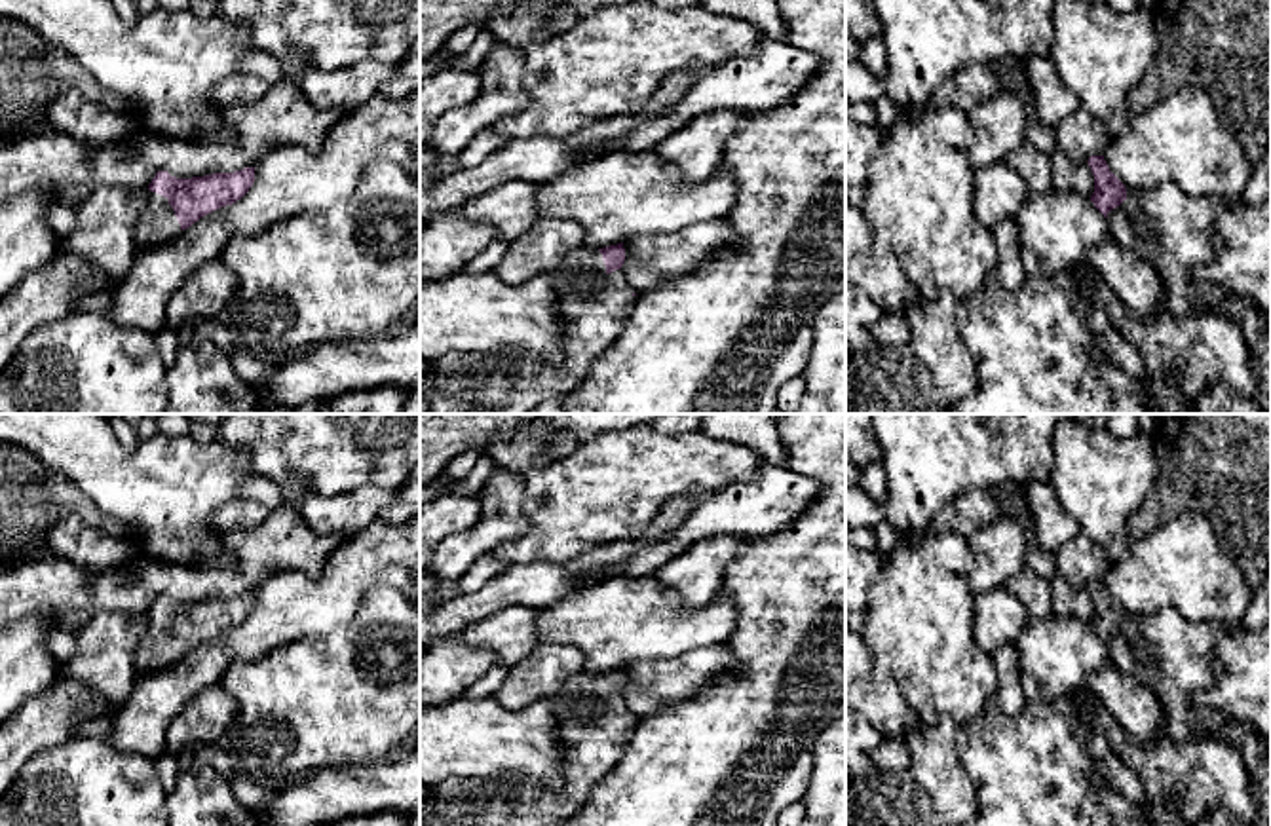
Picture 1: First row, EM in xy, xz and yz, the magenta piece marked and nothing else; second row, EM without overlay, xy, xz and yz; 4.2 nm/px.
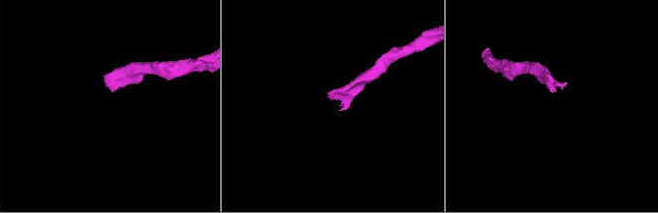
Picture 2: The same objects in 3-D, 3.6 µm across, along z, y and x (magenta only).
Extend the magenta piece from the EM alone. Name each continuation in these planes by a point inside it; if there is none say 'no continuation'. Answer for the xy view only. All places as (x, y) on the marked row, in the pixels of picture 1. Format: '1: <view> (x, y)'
1: xy (158, 225)

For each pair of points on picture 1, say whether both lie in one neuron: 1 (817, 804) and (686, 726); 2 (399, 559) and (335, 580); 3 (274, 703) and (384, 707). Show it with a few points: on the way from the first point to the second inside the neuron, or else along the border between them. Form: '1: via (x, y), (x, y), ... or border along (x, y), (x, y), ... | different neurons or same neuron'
1: border along (814, 752), (812, 777), (800, 800) | different neurons
2: via (384, 559), (367, 559), (350, 572) | same neuron
3: via (301, 703), (358, 703) | same neuron

